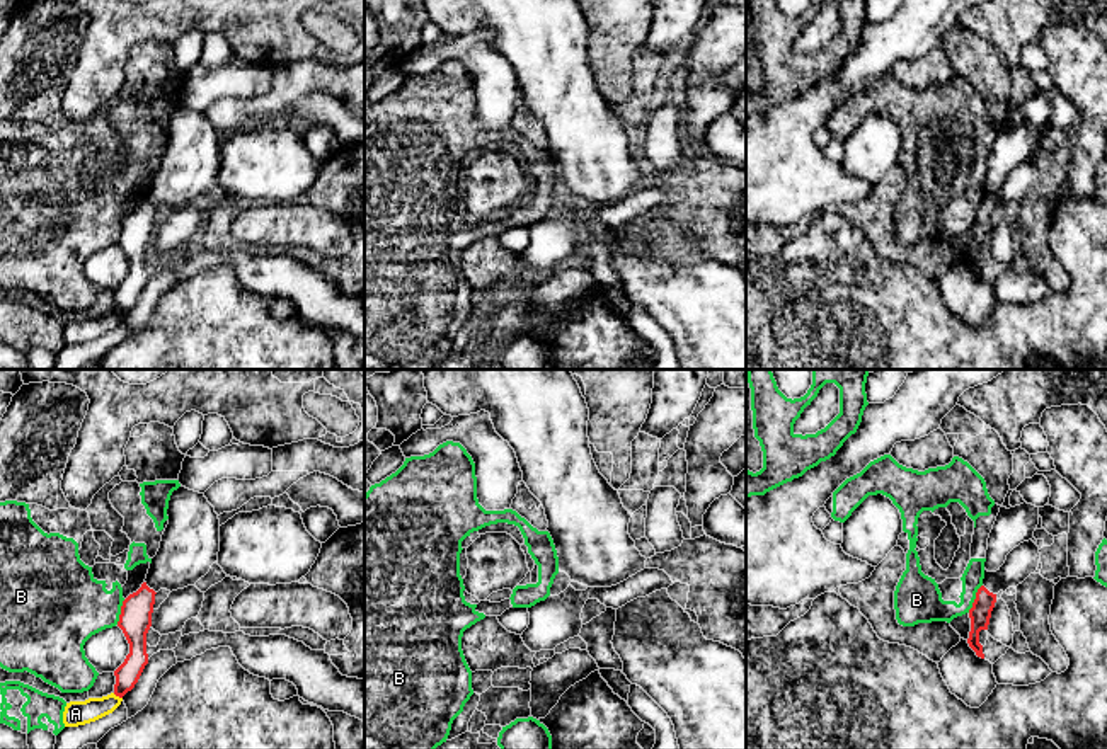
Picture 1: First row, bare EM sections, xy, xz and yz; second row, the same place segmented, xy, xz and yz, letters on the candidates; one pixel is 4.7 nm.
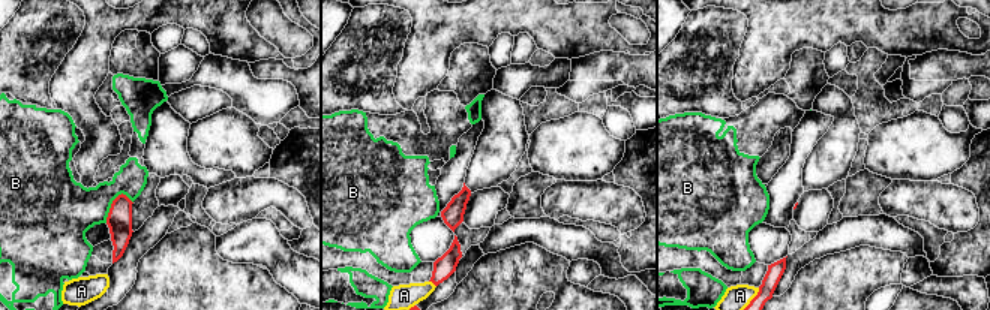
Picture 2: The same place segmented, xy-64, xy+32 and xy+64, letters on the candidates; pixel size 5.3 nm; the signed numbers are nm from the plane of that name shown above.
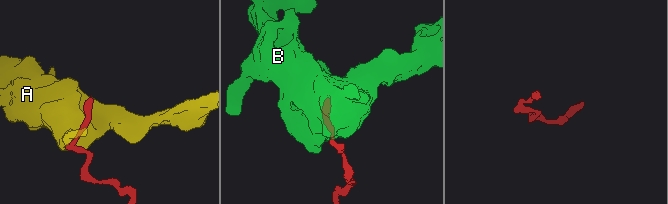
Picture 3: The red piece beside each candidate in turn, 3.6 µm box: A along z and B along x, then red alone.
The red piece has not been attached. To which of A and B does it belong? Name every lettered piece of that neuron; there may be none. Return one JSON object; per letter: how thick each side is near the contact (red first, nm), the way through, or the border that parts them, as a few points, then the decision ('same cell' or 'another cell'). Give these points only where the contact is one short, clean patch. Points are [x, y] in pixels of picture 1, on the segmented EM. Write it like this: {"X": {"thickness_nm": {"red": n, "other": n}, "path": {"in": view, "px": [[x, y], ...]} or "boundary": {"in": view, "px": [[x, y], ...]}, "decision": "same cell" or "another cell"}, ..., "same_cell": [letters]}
{"A": {"thickness_nm": {"red": 110, "other": 120}, "boundary": {"in": "xy", "px": [[113, 693], [121, 698]]}, "decision": "another cell"}, "B": {"thickness_nm": {"red": 100, "other": 180}, "boundary": {"in": "yz", "px": [[981, 584], [968, 611]]}, "decision": "another cell"}, "same_cell": []}

